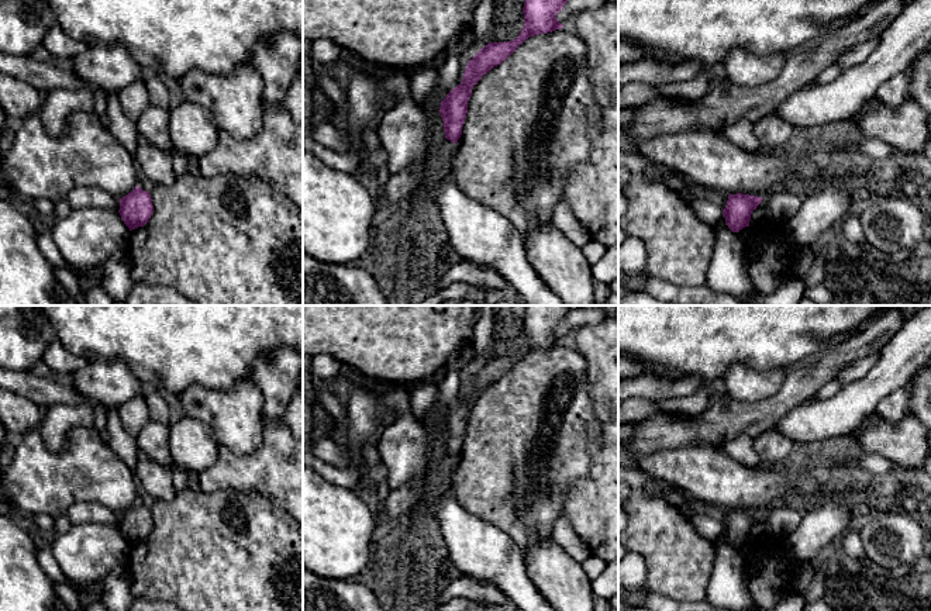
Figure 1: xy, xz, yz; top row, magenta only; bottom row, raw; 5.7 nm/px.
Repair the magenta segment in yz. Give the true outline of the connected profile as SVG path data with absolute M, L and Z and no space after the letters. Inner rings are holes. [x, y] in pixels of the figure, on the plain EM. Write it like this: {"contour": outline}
{"contour": "M728 510L727 521L723 525L725 538L732 548L739 548L749 542L752 527L761 519L763 514L749 510Z"}

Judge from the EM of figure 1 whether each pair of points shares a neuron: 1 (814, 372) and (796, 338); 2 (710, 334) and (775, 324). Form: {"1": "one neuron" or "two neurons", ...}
{"1": "two neurons", "2": "one neuron"}

